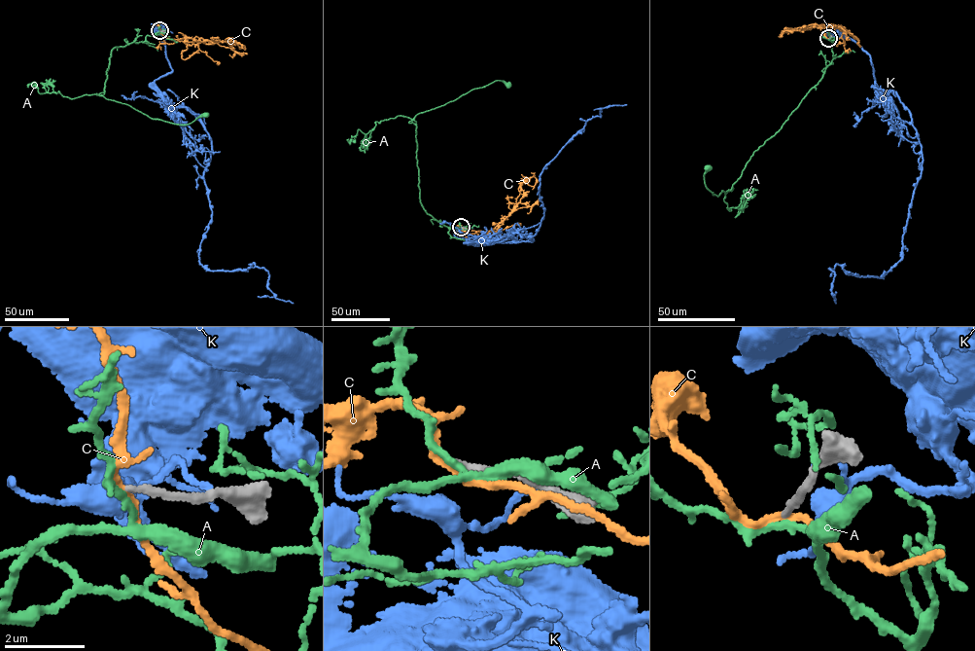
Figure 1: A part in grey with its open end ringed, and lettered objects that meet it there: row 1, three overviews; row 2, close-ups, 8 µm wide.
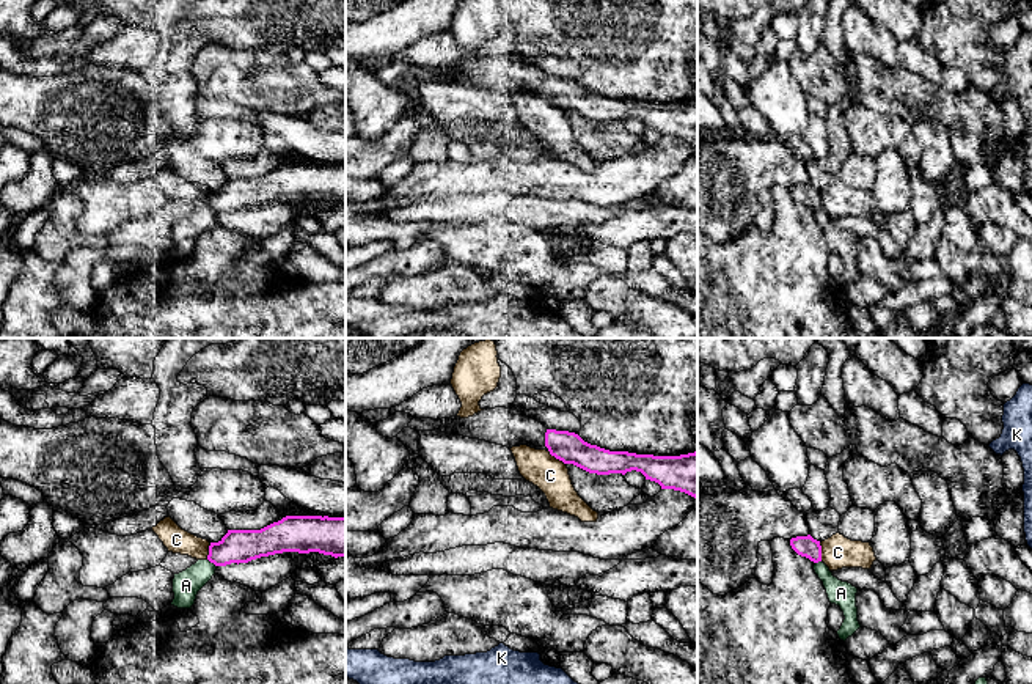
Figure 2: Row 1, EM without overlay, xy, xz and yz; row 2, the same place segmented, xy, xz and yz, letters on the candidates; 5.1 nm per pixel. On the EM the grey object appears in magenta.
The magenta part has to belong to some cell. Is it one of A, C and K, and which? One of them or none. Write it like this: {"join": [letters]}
{"join": []}

